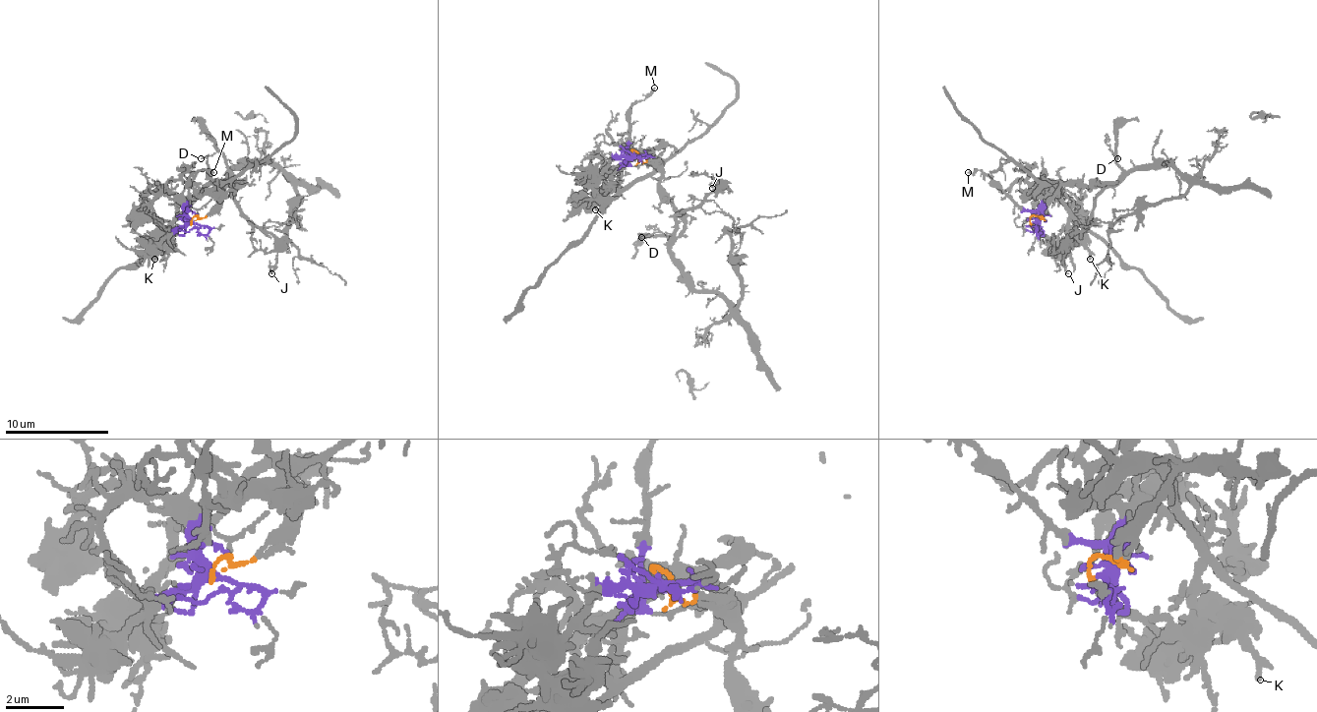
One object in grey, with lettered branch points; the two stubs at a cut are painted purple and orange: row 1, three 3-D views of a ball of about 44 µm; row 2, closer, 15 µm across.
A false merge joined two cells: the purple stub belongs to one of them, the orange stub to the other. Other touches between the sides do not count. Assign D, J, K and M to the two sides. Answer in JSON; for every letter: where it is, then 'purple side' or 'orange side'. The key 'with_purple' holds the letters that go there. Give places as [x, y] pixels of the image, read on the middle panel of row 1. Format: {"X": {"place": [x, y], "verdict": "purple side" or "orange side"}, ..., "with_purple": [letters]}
{"D": {"place": [641, 237], "verdict": "orange side"}, "J": {"place": [712, 188], "verdict": "orange side"}, "K": {"place": [595, 209], "verdict": "purple side"}, "M": {"place": [654, 88], "verdict": "purple side"}, "with_purple": ["K", "M"]}

